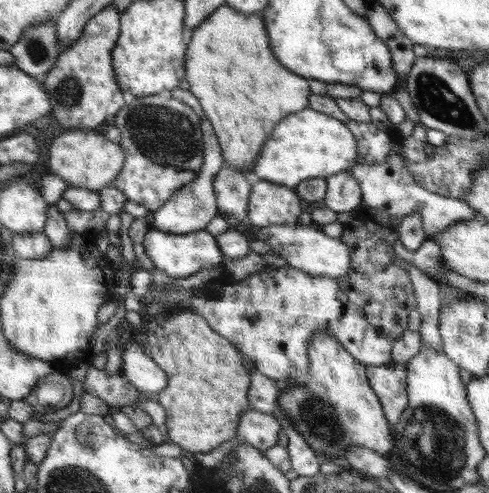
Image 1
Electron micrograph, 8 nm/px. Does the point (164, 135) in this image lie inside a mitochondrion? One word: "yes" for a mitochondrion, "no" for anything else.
yes

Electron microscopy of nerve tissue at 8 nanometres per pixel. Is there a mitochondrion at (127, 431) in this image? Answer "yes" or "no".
no

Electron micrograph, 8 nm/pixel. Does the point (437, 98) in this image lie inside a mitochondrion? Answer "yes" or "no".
yes

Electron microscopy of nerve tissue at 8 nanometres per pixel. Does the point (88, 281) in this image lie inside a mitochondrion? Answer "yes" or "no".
no

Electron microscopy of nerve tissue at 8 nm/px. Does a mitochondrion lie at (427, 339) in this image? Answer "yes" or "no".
no

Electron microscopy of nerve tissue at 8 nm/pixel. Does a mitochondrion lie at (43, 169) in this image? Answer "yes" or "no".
no

